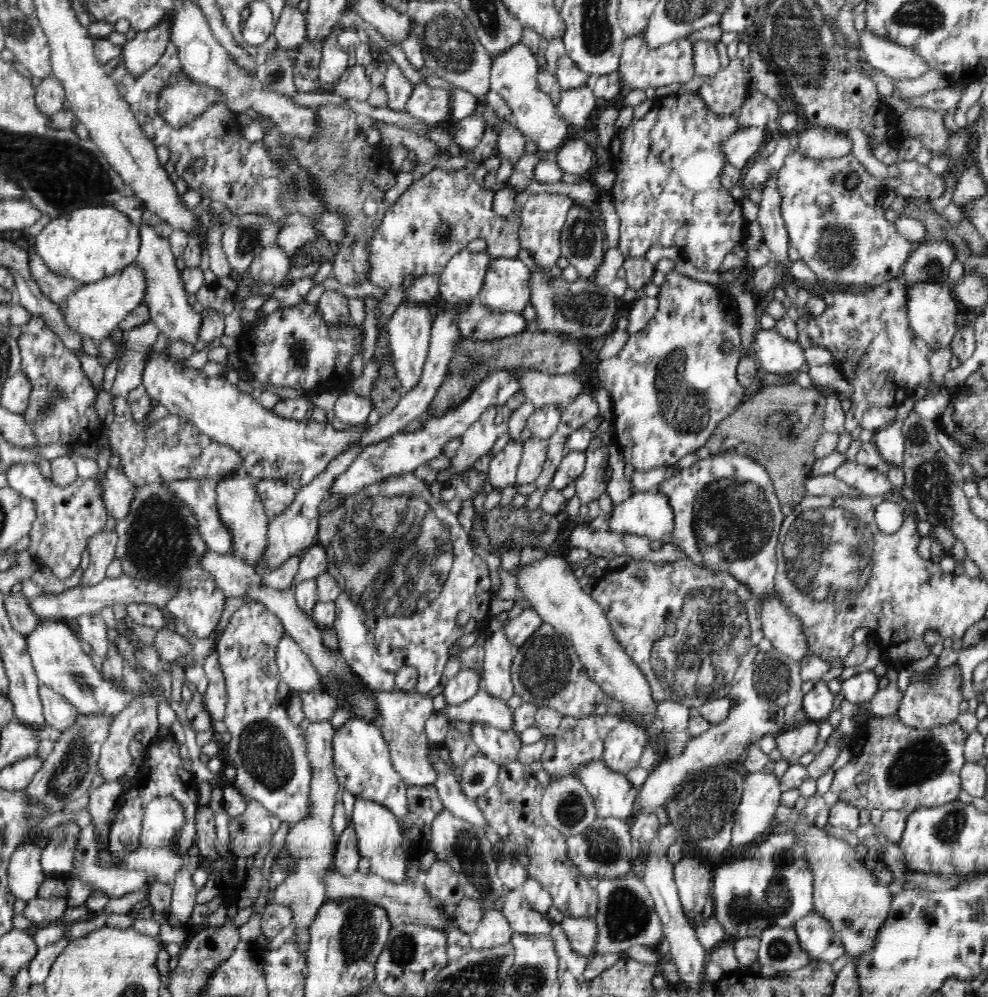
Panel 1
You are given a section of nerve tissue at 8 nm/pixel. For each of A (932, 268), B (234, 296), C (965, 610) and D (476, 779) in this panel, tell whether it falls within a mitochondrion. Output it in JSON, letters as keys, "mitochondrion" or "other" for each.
{"A":"mitochondrion","B":"other","C":"other","D":"mitochondrion"}

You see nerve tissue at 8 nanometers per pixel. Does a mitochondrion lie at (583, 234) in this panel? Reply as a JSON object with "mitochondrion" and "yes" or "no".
{"mitochondrion":"yes"}

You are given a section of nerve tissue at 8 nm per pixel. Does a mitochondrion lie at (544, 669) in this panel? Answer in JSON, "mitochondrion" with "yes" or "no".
{"mitochondrion":"yes"}

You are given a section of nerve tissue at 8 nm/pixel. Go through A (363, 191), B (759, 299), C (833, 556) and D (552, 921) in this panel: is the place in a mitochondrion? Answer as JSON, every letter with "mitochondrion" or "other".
{"A":"other","B":"other","C":"mitochondrion","D":"other"}

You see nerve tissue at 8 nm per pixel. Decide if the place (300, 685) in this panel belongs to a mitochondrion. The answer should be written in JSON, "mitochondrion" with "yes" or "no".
{"mitochondrion":"no"}

